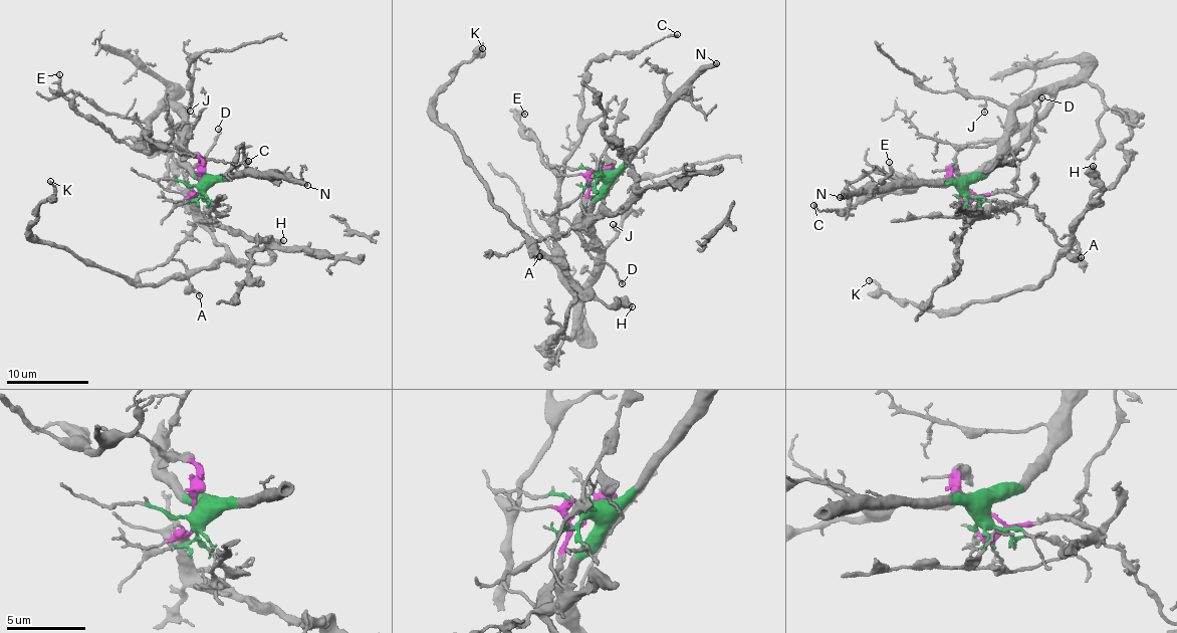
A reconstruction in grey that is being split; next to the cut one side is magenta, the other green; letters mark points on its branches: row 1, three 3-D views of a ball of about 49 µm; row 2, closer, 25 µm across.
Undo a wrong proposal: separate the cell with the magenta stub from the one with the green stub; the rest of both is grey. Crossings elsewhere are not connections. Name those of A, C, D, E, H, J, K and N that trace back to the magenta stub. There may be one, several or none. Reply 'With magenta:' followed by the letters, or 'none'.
With magenta: A, D, H, K

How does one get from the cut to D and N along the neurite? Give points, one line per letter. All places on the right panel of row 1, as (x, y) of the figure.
D: (963, 187), (975, 194), (990, 194), (1015, 186), (1017, 164), (1033, 137), (1034, 116), (1041, 96)
N: (963, 189), (946, 180), (901, 180), (847, 197), (844, 194), (840, 197)

